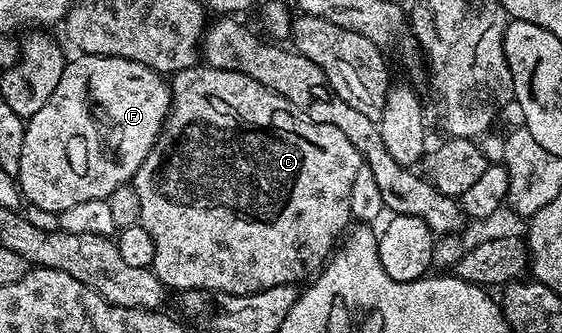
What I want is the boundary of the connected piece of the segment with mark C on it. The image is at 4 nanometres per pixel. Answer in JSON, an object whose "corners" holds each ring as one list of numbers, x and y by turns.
{"corners":[[199,64,178,71,169,79,168,85,170,113,166,125,154,151,146,157,144,164,135,172,132,179,136,196,140,196,142,217,140,224,146,229,148,236,152,236,152,244,156,244,152,269,162,285,174,292,215,290,225,294,255,294,277,286,302,284,311,276,317,275,333,255,352,222,350,217,352,180,364,164,362,154,356,152,352,140,348,140,348,136,344,136,344,132,340,132,340,128,332,124,310,121,309,118,299,114,287,98,264,88,264,84,252,80,252,76,244,76,244,72,228,72]]}

